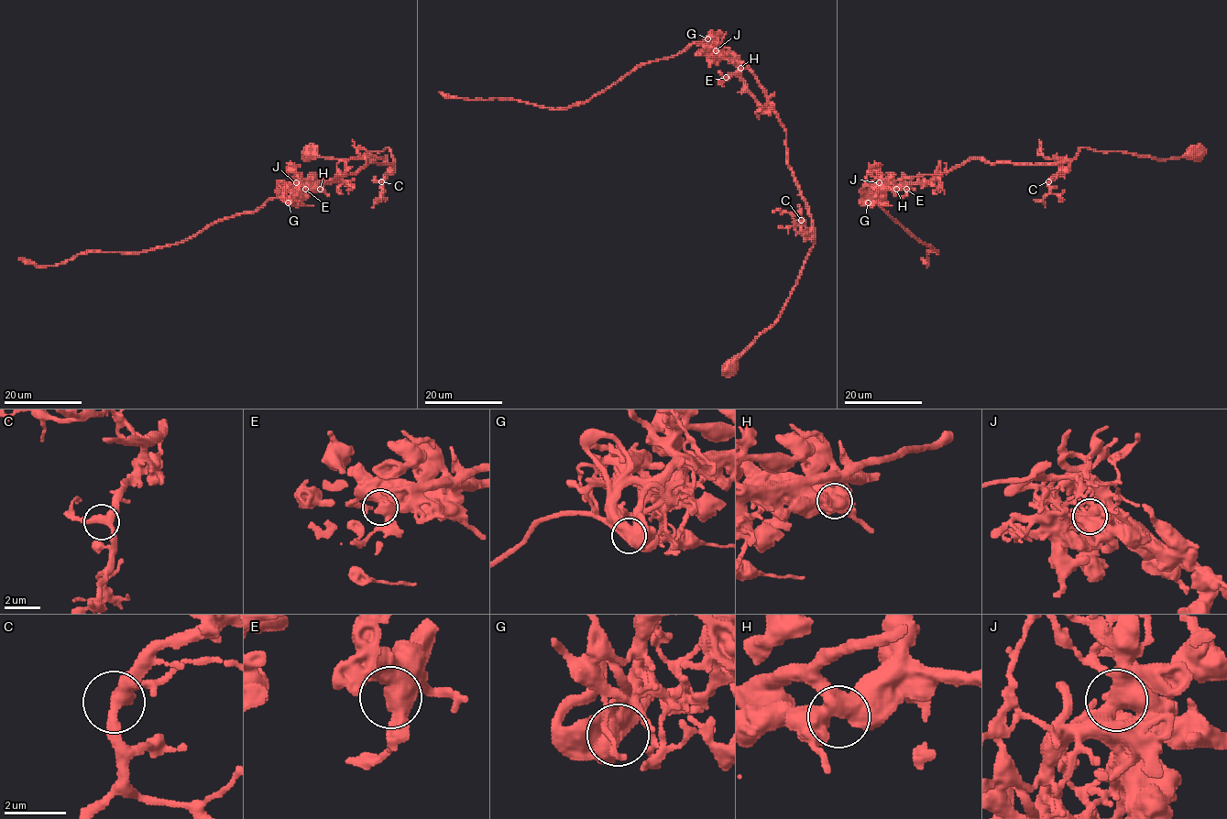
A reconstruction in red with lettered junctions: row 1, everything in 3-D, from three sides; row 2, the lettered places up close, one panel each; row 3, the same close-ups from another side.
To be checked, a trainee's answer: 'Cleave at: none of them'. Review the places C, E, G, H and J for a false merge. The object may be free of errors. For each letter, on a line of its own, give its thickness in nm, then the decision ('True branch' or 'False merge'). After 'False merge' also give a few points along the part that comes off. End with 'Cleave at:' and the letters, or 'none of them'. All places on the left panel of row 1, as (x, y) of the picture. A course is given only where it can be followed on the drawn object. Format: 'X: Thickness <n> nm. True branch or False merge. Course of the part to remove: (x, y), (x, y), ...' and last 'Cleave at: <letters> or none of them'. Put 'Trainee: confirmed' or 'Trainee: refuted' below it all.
C: Thickness 400 nm. True branch
E: Thickness 550 nm. True branch
G: Thickness 550 nm. True branch
H: Thickness 500 nm. True branch
J: Thickness 500 nm. True branch
Cleave at: none of them
Trainee: confirmed

